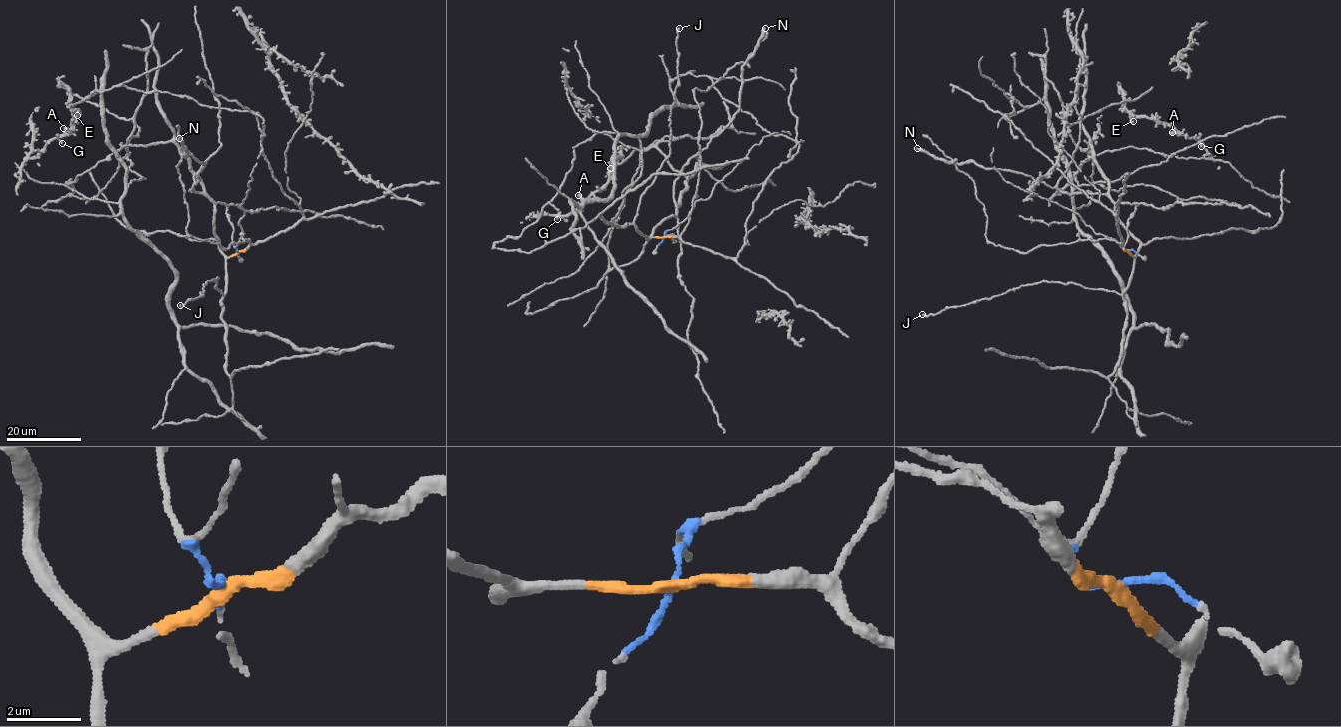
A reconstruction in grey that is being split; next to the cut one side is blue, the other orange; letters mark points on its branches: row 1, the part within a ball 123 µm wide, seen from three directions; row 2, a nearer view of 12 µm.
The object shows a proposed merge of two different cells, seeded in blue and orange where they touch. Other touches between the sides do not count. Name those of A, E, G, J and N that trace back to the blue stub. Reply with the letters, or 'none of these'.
none of these

